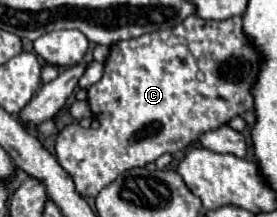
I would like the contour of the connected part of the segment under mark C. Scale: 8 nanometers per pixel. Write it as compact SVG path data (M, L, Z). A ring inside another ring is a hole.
M188 16L182 24L172 26L172 28L164 28L164 30L156 30L156 32L148 32L142 34L140 38L132 38L132 40L120 40L116 44L110 46L110 54L104 62L104 76L98 84L94 84L88 90L88 104L94 112L94 116L100 122L100 128L92 130L92 128L82 128L78 124L68 124L64 126L64 130L60 130L60 134L56 136L56 158L60 162L60 166L74 178L76 184L76 192L84 198L88 196L96 196L104 186L112 184L122 172L130 170L130 168L142 168L148 162L154 162L158 156L162 154L174 154L178 150L188 148L190 144L194 144L198 140L198 136L202 132L208 132L210 128L218 128L222 124L226 124L232 116L244 114L246 110L252 110L252 96L250 96L250 88L258 76L258 68L260 68L260 58L256 58L258 54L254 52L254 48L250 44L246 44L246 40L242 40L242 18L228 18L228 20L202 20L196 16Z

